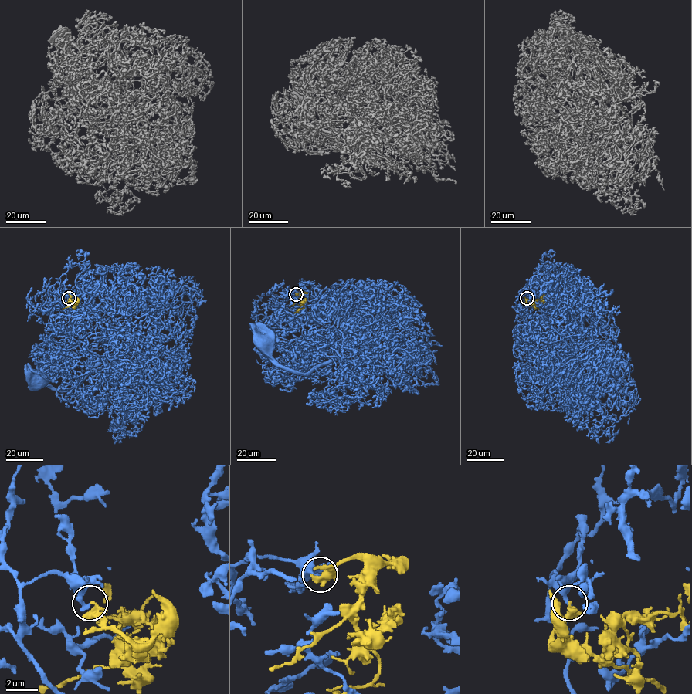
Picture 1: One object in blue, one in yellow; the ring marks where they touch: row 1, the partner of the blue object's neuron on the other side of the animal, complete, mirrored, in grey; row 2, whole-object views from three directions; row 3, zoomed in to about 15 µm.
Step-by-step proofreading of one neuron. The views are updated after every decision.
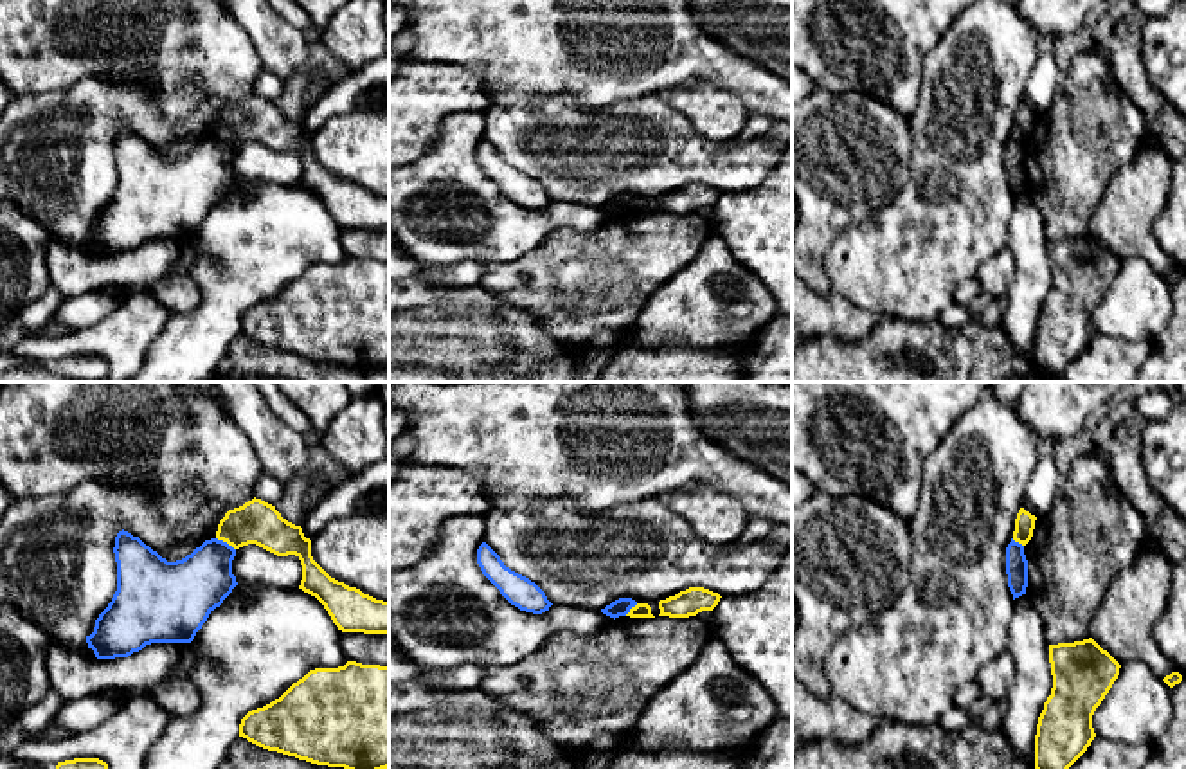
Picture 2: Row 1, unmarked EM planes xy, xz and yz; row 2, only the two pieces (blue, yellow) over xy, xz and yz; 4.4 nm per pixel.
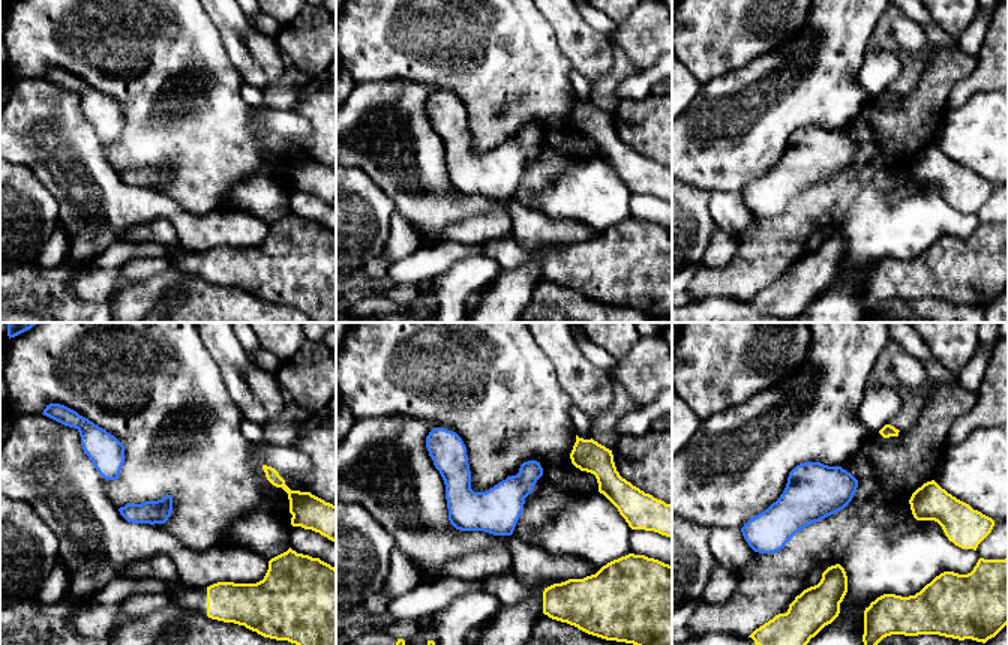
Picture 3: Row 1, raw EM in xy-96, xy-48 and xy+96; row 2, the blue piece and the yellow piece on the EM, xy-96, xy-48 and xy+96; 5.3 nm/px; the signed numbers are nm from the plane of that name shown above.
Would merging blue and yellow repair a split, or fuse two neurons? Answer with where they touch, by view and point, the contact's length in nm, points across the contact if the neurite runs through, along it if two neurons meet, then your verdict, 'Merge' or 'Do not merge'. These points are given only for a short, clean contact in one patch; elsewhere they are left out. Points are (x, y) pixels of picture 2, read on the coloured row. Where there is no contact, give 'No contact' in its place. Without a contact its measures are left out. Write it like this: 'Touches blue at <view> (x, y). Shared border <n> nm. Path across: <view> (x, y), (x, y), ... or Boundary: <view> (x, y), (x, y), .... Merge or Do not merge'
Touches blue at xy (225, 542). Shared border 110 nm. Boundary: xy (216, 537), (234, 550). Do not merge

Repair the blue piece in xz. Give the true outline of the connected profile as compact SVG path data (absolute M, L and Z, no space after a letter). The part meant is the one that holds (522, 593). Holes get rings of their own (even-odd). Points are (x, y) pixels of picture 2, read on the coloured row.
M486 542L477 549L477 564L500 594L520 611L542 614L553 605L535 582L506 567Z

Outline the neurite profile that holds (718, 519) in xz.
M709 484L684 486L666 495L666 501L696 537L713 547L734 544L750 522L750 515L736 497Z

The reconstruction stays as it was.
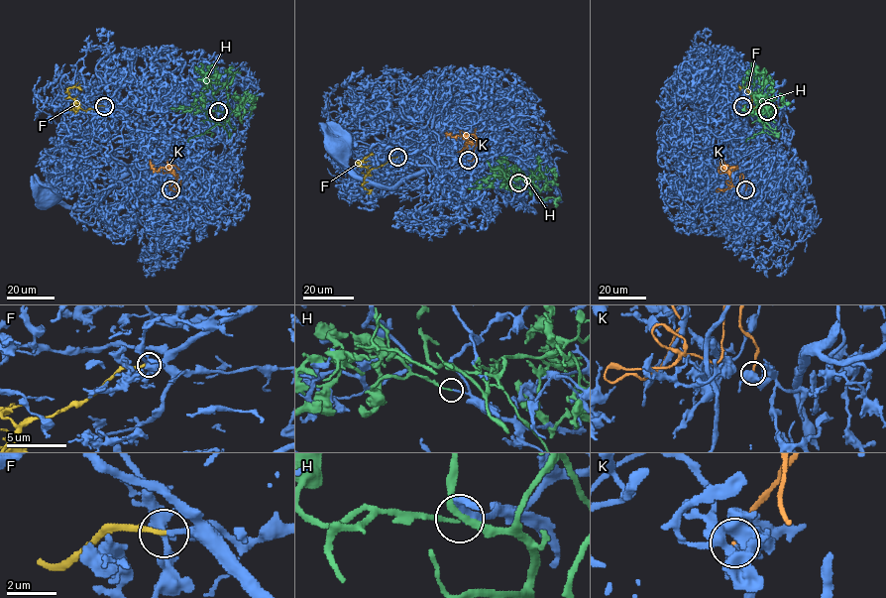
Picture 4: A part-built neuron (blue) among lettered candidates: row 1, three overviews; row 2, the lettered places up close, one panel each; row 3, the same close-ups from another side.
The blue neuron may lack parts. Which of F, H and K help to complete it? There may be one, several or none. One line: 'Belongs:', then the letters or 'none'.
Belongs: F

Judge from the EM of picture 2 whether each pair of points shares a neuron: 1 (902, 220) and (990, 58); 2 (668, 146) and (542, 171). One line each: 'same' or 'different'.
1: same
2: same

